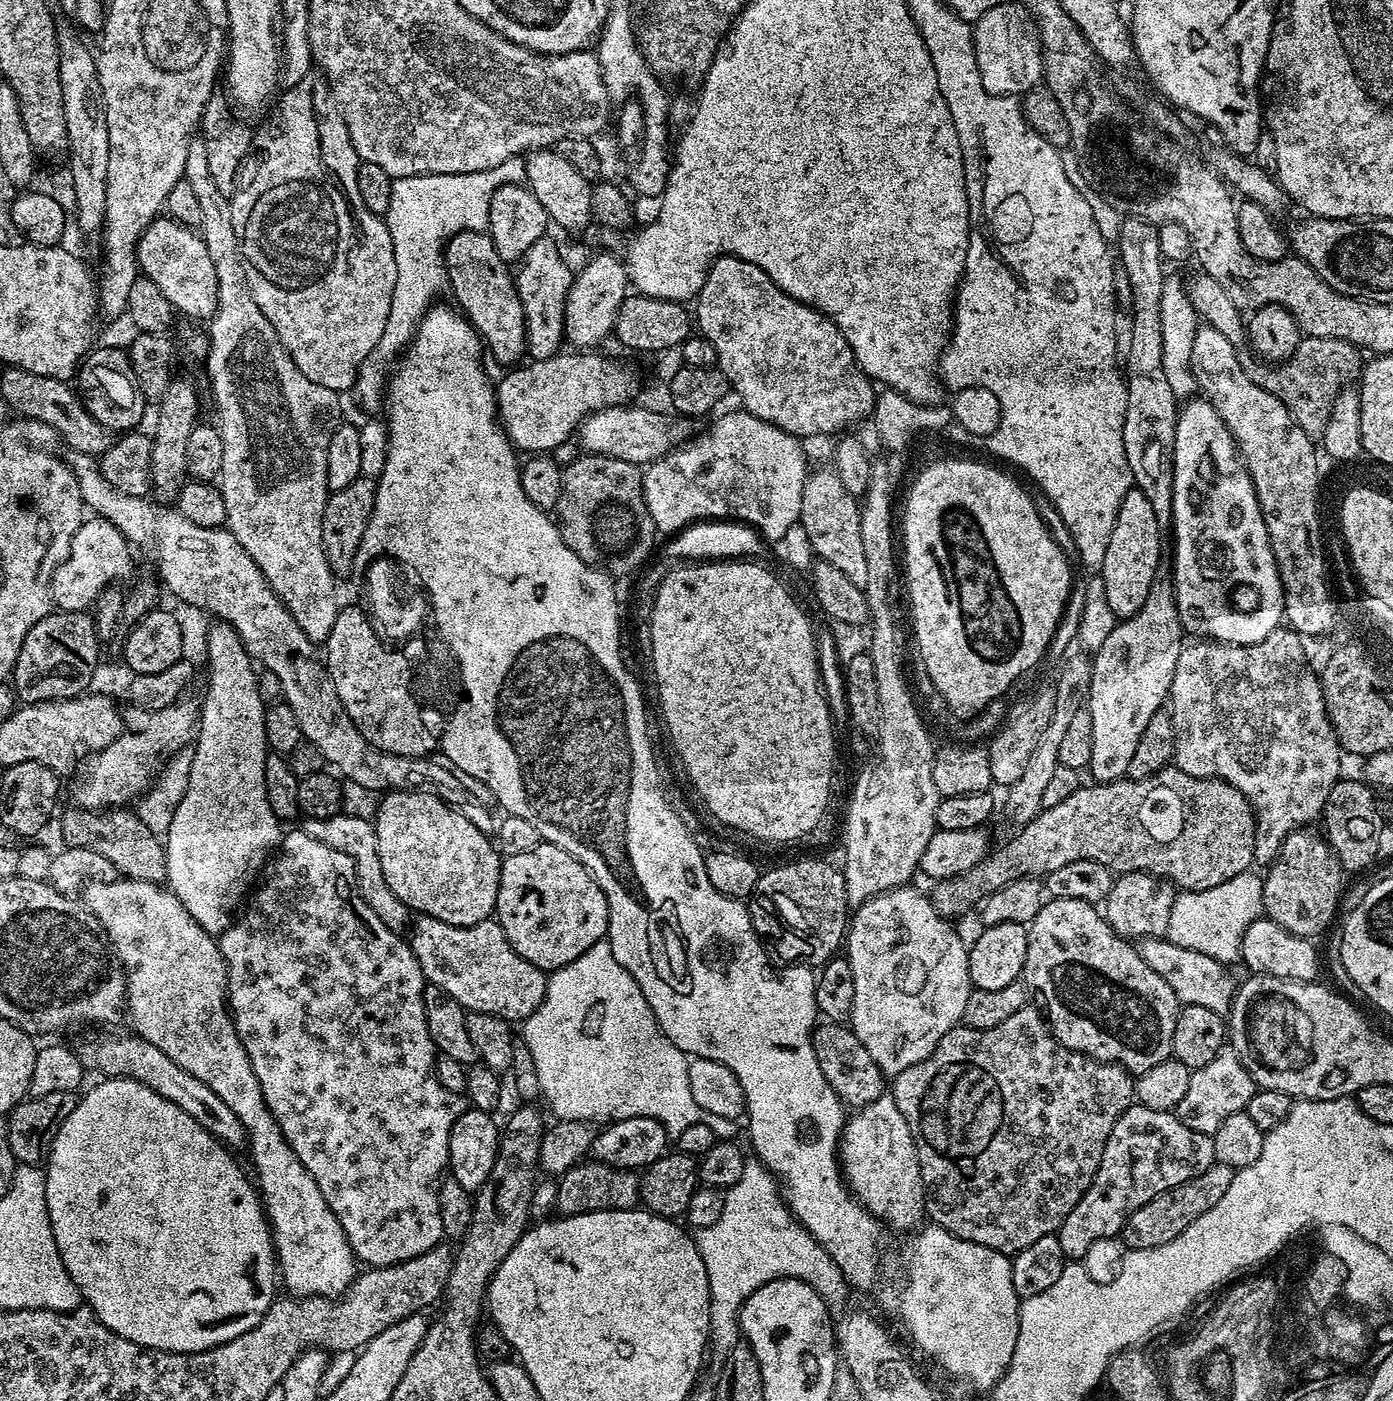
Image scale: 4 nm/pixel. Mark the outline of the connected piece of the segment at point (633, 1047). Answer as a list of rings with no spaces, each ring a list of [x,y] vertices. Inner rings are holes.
[[[601,942],[590,946],[590,950],[586,954],[574,958],[574,962],[570,962],[564,968],[556,969],[554,974],[549,975],[548,993],[545,994],[540,1008],[534,1010],[534,1014],[523,1021],[522,1028],[524,1028],[522,1042],[526,1046],[530,1046],[530,1054],[534,1054],[534,1066],[538,1066],[540,1095],[543,1103],[548,1103],[556,1111],[554,1114],[556,1120],[615,1122],[641,1116],[642,1118],[654,1118],[658,1122],[662,1122],[662,1126],[667,1128],[669,1133],[679,1134],[687,1124],[701,1119],[702,1113],[698,1102],[692,1101],[690,1094],[690,1074],[686,1070],[686,1054],[682,1050],[671,1047],[664,1039],[664,1033],[652,1019],[652,1011],[645,1005],[642,990],[636,985],[634,978],[623,968],[622,962],[618,962],[618,958],[612,957],[612,947],[608,943]]]

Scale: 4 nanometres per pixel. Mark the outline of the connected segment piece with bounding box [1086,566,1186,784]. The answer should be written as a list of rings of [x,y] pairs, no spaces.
[[[1164,566],[1157,567],[1154,582],[1148,585],[1146,602],[1142,602],[1138,614],[1134,614],[1129,620],[1119,621],[1116,627],[1110,630],[1110,638],[1106,638],[1106,642],[1102,642],[1102,646],[1096,649],[1094,655],[1091,657],[1092,677],[1090,678],[1090,686],[1088,687],[1086,710],[1090,714],[1090,722],[1094,722],[1094,746],[1090,749],[1090,762],[1088,763],[1087,771],[1089,773],[1092,772],[1091,779],[1095,781],[1095,783],[1109,784],[1111,780],[1119,780],[1127,777],[1130,758],[1134,758],[1134,749],[1138,746],[1139,740],[1142,739],[1142,730],[1146,730],[1146,725],[1150,722],[1150,718],[1154,718],[1154,714],[1161,711],[1161,709],[1165,707],[1166,701],[1169,699],[1172,691],[1172,683],[1174,682],[1174,670],[1178,666],[1178,658],[1180,657],[1182,647],[1182,641],[1180,641],[1180,639],[1185,639],[1185,636],[1184,627],[1180,625],[1180,619],[1178,618],[1176,591],[1172,585],[1172,577],[1169,569]]]

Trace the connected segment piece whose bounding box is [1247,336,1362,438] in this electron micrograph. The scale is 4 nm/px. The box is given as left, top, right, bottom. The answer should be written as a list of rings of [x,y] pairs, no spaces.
[[[1304,336],[1300,345],[1294,350],[1294,354],[1279,366],[1269,366],[1264,362],[1249,363],[1248,377],[1270,394],[1274,394],[1274,398],[1278,398],[1282,406],[1290,410],[1294,422],[1302,426],[1306,435],[1320,438],[1326,430],[1326,422],[1330,422],[1330,410],[1338,394],[1354,382],[1351,380],[1361,379],[1360,356],[1362,357],[1361,349],[1355,348],[1345,340]]]

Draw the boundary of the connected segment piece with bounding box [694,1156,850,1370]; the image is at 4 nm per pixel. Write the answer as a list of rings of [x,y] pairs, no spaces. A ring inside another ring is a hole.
[[[749,1157],[742,1178],[733,1188],[727,1189],[722,1206],[722,1218],[718,1218],[718,1222],[714,1222],[714,1226],[695,1229],[694,1247],[700,1255],[700,1263],[706,1266],[708,1289],[712,1299],[708,1304],[710,1321],[708,1339],[710,1353],[712,1352],[713,1369],[723,1368],[726,1360],[730,1358],[730,1352],[734,1350],[734,1346],[741,1343],[740,1311],[742,1306],[748,1301],[750,1294],[754,1294],[754,1290],[763,1288],[766,1282],[774,1282],[775,1280],[806,1282],[813,1293],[827,1304],[829,1313],[836,1318],[842,1316],[849,1307],[850,1281],[844,1277],[844,1272],[830,1258],[830,1254],[825,1252],[820,1243],[801,1226],[800,1221],[793,1217],[777,1181],[762,1164],[759,1157]]]

